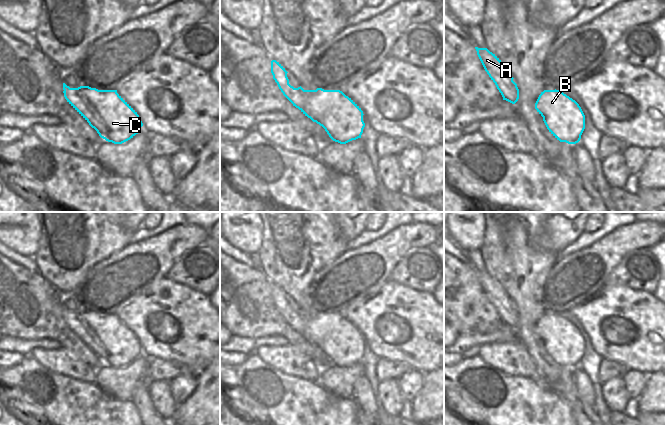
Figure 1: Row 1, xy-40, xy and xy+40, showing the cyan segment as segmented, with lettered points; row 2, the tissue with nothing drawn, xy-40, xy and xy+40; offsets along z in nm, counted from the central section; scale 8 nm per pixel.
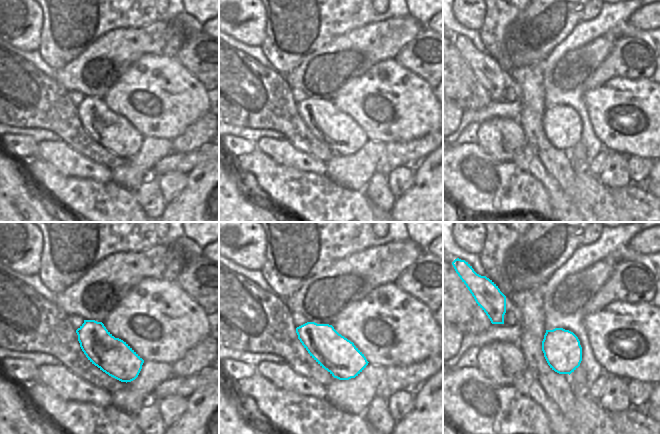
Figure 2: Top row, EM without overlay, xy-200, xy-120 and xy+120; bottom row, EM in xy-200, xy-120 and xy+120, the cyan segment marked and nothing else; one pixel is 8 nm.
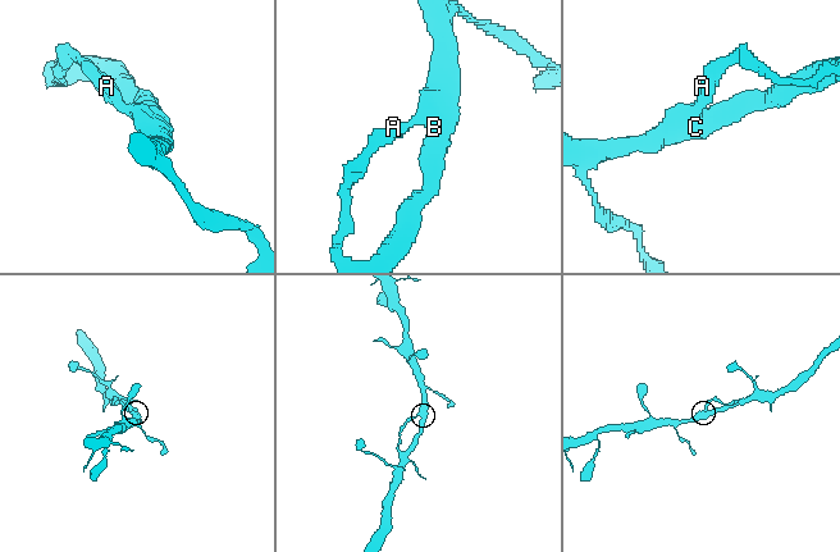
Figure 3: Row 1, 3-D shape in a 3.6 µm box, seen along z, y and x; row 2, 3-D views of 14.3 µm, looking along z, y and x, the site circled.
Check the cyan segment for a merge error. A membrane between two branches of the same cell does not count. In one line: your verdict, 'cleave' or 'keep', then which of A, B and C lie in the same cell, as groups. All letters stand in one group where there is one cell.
cleave; groups A / B C

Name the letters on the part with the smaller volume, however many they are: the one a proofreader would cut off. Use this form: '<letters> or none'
A

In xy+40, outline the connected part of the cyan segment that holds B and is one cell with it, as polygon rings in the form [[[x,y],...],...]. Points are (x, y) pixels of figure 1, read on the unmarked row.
[[[544,314],[539,319],[535,333],[543,341],[549,356],[560,366],[576,368],[585,353],[585,339],[579,328],[560,314]]]

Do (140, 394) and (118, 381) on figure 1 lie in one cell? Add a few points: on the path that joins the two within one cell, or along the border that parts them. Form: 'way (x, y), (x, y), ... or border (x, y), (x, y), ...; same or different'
border (144, 379), (135, 387), (133, 396), (130, 399); different

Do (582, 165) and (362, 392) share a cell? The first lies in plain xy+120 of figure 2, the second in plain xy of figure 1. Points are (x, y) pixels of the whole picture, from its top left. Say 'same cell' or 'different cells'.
same cell

